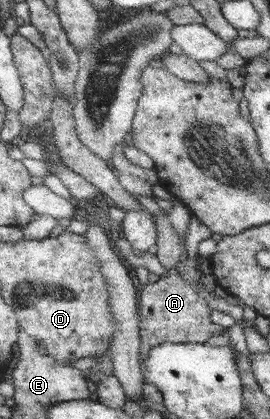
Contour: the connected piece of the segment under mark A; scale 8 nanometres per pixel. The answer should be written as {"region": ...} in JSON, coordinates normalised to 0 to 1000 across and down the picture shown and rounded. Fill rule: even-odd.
{"region":[[[652,640],[552,687],[522,692],[519,747],[519,804],[526,804],[522,845],[533,859],[548,854],[556,835],[607,816],[644,819],[756,819],[785,802],[822,797],[837,783],[785,766],[785,735],[763,711],[719,695],[670,663]]]}

